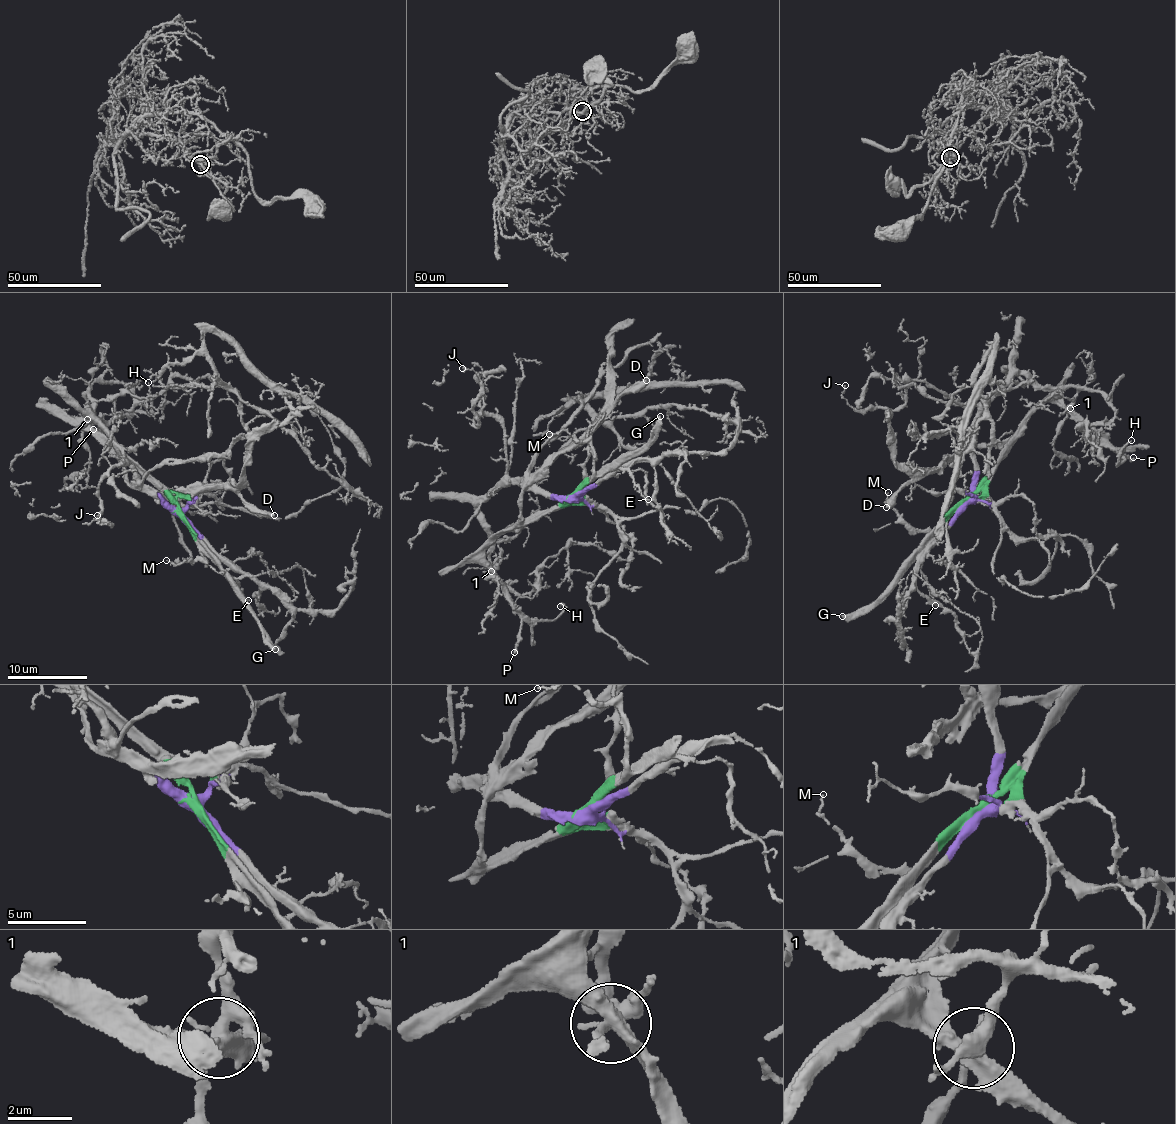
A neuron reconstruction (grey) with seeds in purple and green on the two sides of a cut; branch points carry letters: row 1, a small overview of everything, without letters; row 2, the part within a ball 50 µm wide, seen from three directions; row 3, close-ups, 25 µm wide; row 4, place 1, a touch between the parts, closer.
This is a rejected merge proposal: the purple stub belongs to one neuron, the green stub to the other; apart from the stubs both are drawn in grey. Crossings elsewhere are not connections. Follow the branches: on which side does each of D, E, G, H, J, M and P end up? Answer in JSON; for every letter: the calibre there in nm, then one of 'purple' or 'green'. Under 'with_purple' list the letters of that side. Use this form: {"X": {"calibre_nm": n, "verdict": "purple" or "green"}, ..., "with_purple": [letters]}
{"D": {"calibre_nm": 400, "verdict": "purple"}, "E": {"calibre_nm": 150, "verdict": "green"}, "G": {"calibre_nm": 400, "verdict": "green"}, "H": {"calibre_nm": 120, "verdict": "green"}, "J": {"calibre_nm": 110, "verdict": "purple"}, "M": {"calibre_nm": 120, "verdict": "green"}, "P": {"calibre_nm": 240, "verdict": "green"}, "with_purple": ["D", "J"]}

